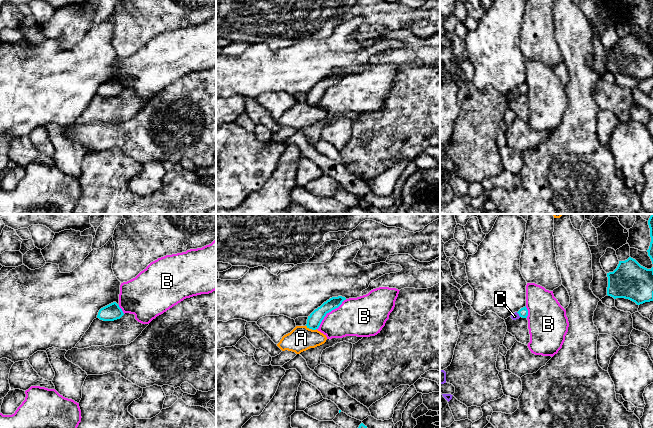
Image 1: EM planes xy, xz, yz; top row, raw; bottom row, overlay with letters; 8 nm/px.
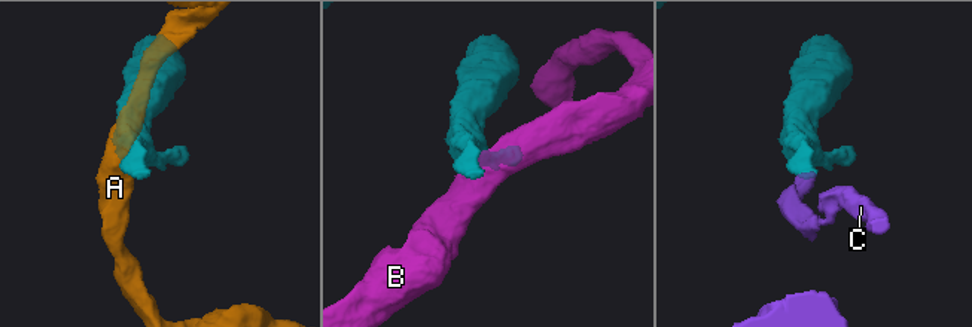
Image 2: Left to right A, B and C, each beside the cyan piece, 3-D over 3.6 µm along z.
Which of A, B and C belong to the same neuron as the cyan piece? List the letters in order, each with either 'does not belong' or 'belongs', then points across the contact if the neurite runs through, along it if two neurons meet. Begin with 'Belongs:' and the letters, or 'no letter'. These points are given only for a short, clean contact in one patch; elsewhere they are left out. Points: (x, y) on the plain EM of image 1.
Belongs: C
A: does not belong
B: does not belong; border along xz (346, 75), (326, 90), (317, 105)
C: belongs; runs through yz (523, 88), (518, 89), (514, 92)

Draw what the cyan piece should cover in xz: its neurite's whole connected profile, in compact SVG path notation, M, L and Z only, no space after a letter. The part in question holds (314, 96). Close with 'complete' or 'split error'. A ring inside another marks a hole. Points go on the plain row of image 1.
M338 72L338 73L332 73L326 78L324 78L320 83L315 85L308 92L306 100L307 104L312 106L318 105L326 90L338 84L344 76L346 76L345 73Z | complete

